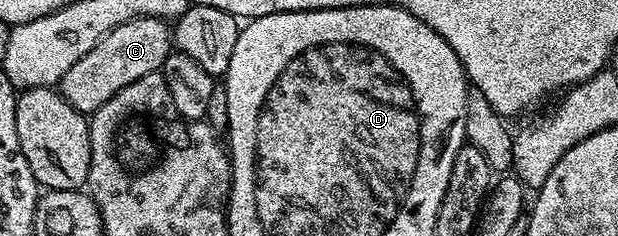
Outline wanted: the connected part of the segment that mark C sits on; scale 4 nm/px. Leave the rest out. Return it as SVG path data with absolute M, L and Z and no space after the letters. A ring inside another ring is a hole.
M135 18L111 30L93 50L78 60L78 64L73 64L70 72L59 80L59 92L70 105L91 116L106 104L106 100L122 92L122 88L134 84L134 80L157 73L173 50L174 30L165 19Z

